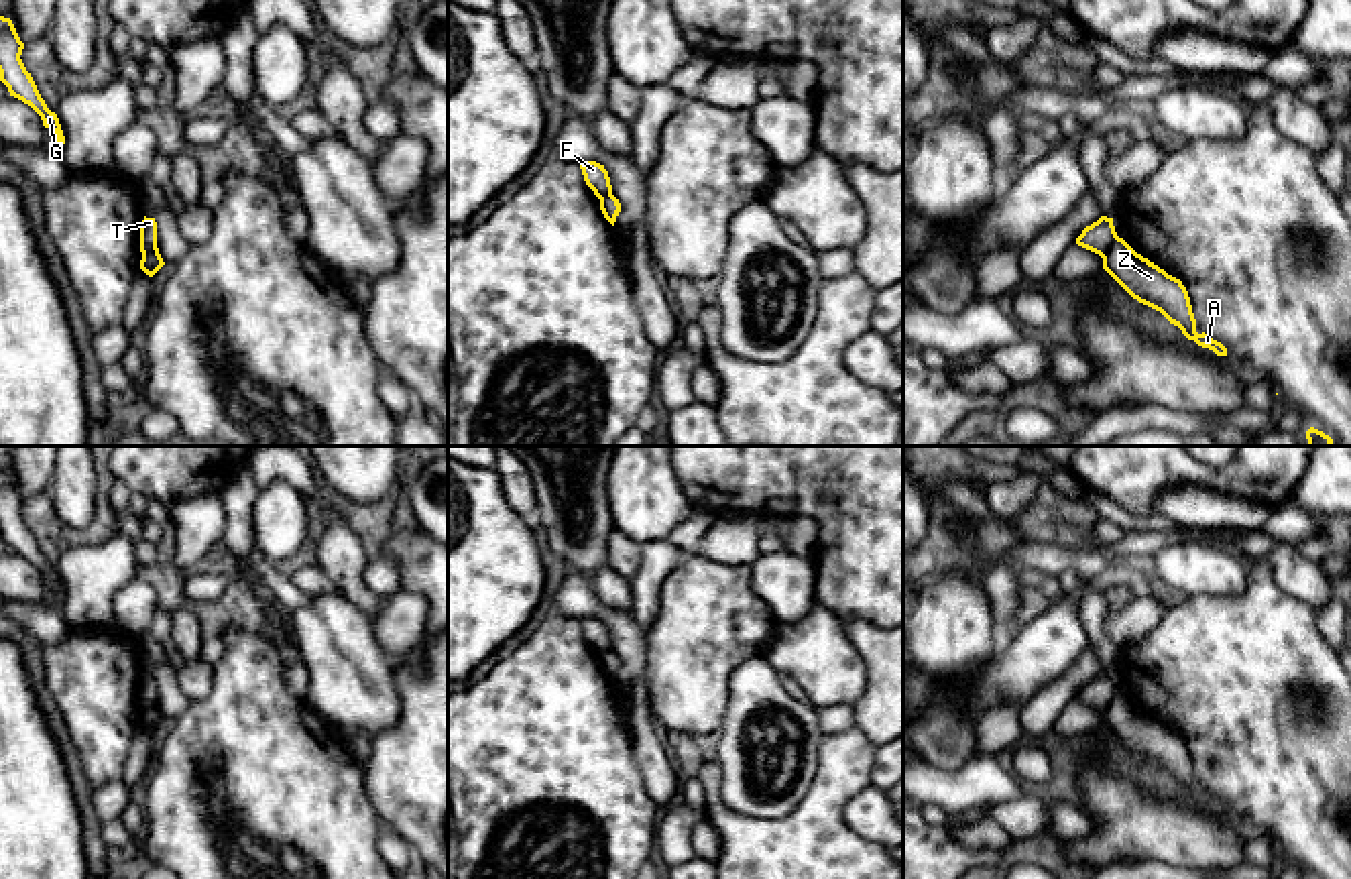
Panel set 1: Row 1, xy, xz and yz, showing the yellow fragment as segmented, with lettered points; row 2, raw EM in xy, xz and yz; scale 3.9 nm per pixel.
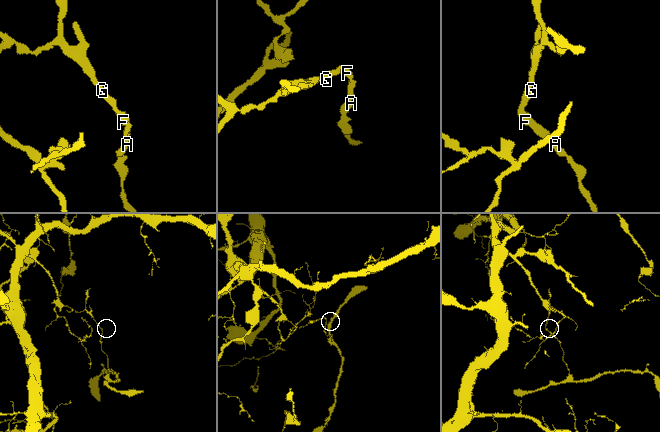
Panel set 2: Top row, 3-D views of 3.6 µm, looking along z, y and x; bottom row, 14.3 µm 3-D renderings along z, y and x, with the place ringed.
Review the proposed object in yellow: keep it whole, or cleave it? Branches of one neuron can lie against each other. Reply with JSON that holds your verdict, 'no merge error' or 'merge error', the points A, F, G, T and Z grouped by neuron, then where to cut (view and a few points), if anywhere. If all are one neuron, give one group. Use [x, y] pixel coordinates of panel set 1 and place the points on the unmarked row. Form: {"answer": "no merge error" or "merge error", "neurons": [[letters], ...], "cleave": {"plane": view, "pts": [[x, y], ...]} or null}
{"answer": "merge error", "neurons": [["A", "Z"], ["F", "G", "T"]], "cleave": {"plane": "yz", "pts": [[1118, 692], [1103, 715]]}}

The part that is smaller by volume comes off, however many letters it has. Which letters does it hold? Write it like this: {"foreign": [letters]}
{"foreign": ["A", "Z"]}

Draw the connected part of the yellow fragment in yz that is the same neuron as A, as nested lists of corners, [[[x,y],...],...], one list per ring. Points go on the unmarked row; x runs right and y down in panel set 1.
[[[1115,694],[1103,714],[1103,724],[1139,759],[1160,767],[1170,779],[1178,781],[1188,796],[1227,812],[1227,804],[1196,787],[1190,753],[1180,735],[1168,730],[1158,720],[1137,710],[1123,694]]]

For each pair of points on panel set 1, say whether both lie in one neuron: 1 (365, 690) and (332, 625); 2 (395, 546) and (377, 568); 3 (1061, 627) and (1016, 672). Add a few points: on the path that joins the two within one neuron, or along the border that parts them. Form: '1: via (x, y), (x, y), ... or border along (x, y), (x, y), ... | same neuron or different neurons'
1: via (350, 674), (336, 641) | same neuron
2: border along (383, 554), (397, 566), (401, 587) | different neurons
3: via (1052, 639), (1028, 664) | same neuron

